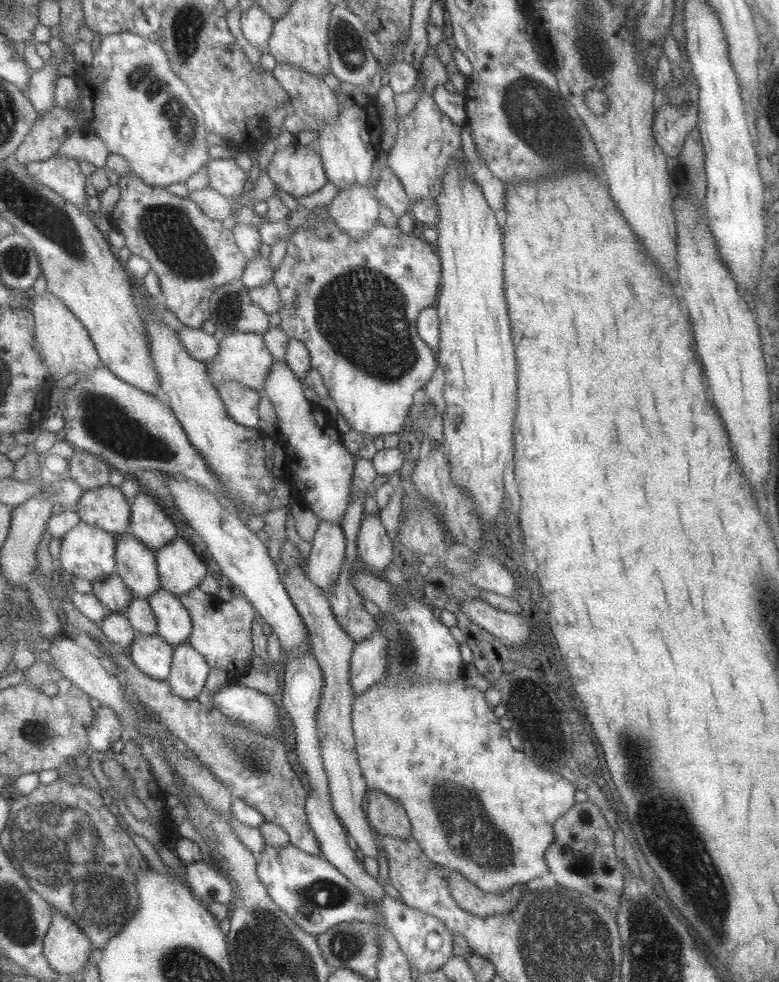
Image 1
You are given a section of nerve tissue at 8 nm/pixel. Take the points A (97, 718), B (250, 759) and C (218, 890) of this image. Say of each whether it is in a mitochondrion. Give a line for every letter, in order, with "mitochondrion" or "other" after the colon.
A: other
B: mitochondrion
C: other

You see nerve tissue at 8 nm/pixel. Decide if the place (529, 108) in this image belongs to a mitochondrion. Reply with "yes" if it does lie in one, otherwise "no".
yes

